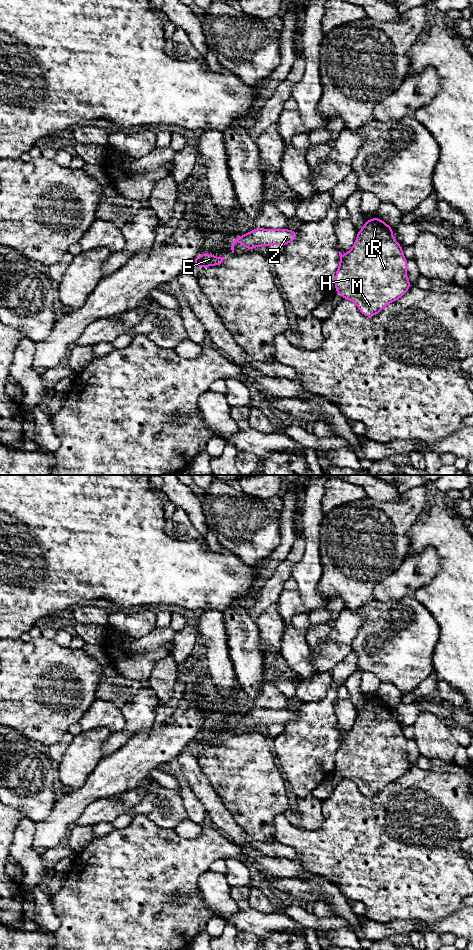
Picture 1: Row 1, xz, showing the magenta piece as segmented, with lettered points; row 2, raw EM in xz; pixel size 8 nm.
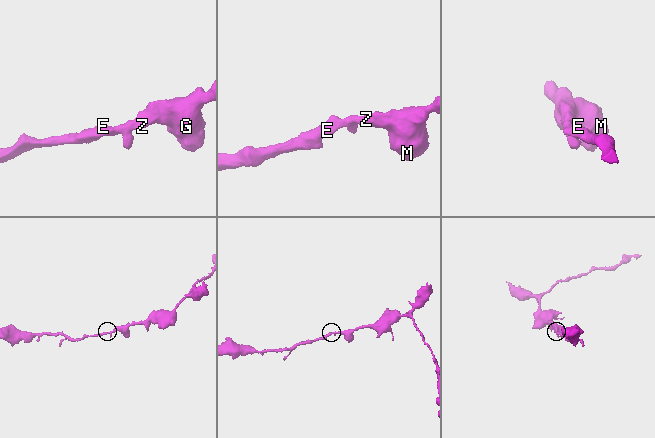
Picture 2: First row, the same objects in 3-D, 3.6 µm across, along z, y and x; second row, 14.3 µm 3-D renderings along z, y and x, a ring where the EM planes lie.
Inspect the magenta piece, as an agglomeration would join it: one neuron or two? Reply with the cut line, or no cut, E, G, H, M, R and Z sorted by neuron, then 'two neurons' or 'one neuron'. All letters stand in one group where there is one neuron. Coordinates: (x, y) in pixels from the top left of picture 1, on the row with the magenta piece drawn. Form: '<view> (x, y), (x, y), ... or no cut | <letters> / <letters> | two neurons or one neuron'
no cut | E G H M R Z | one neuron

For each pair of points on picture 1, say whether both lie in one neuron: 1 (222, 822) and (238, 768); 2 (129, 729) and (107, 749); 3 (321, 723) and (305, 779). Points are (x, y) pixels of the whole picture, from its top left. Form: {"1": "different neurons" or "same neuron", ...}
{"1": "different neurons", "2": "same neuron", "3": "same neuron"}

